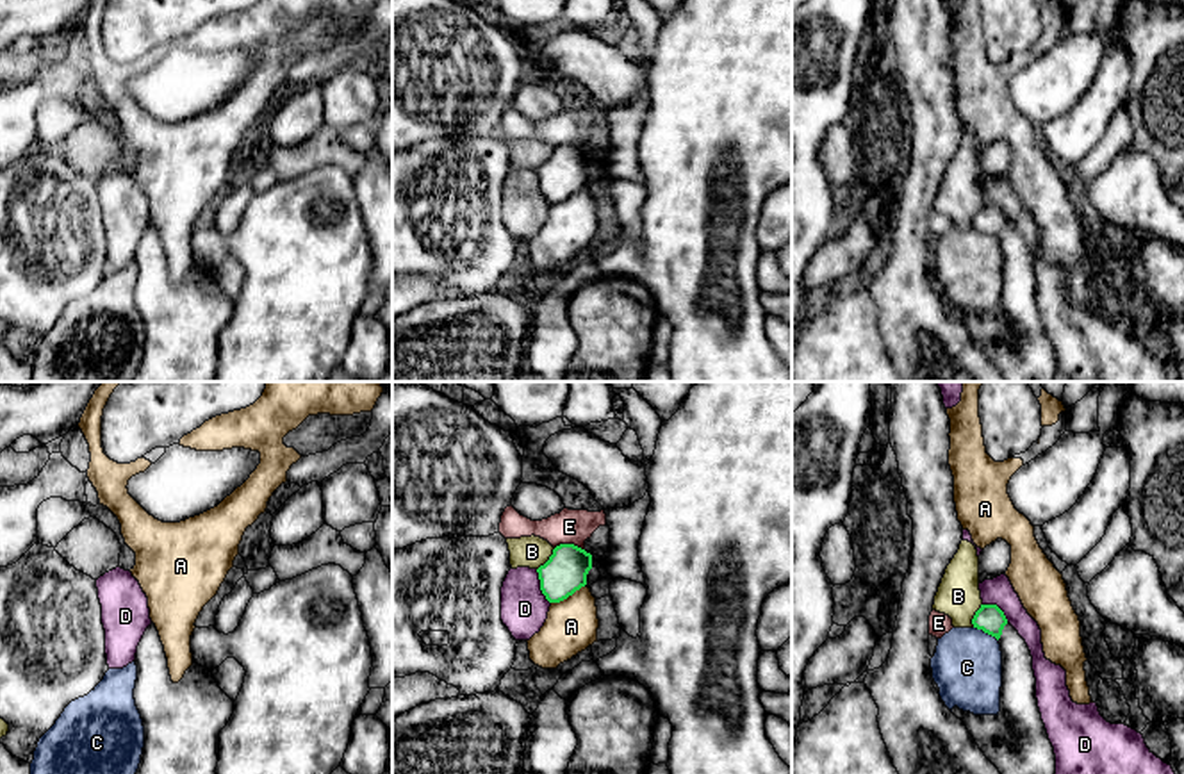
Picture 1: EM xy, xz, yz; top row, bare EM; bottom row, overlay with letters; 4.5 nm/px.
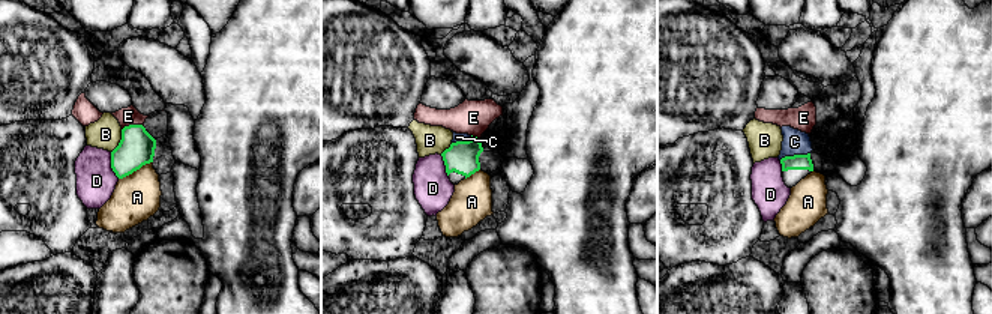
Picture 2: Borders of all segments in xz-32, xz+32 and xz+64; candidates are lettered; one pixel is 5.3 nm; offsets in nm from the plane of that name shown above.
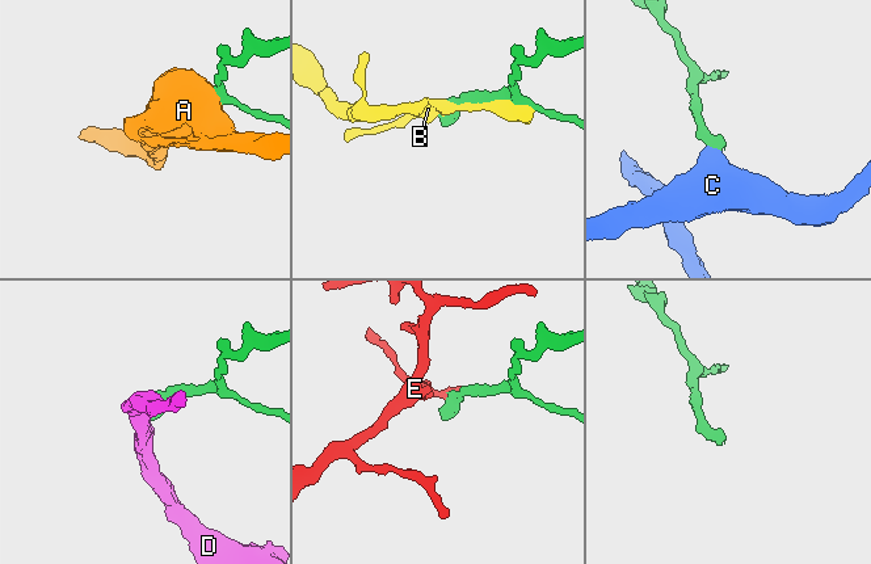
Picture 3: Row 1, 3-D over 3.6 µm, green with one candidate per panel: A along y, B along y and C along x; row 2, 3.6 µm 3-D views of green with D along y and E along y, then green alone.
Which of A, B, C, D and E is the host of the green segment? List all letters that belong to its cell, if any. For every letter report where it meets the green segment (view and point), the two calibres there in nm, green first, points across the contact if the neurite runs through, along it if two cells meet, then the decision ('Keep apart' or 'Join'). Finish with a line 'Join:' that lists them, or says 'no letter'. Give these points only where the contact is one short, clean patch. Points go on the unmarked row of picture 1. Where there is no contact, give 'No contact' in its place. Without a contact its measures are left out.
A: Touches green at xz (567, 197). Thickness 190 nm (green) against 240 nm. Keep apart
B: Touches green at xz (550, 159). Thickness 190 nm (green) against 140 nm. Keep apart
C: Touches green at yz (986, 232). Thickness 120 nm (green) against 320 nm. Boundary: yz (974, 227), (997, 241). Keep apart
D: Touches green at xz (541, 188). Thickness 190 nm (green) against 220 nm. Boundary: xz (535, 170), (541, 181), (541, 193), (550, 204). Keep apart
E: Touches green at xz (569, 145). Thickness 190 nm (green) against 160 nm. Boundary: xz (555, 147), (576, 145), (583, 150). Keep apart
Join: no letter

